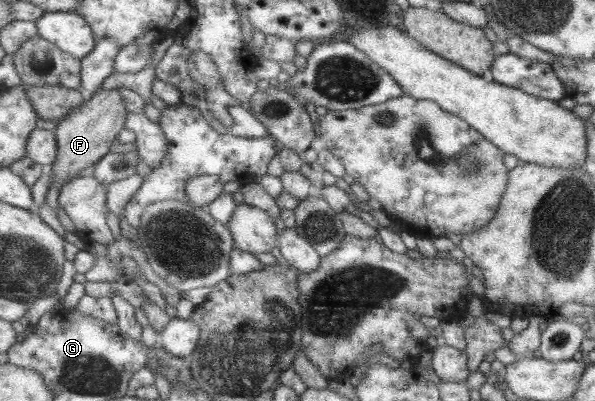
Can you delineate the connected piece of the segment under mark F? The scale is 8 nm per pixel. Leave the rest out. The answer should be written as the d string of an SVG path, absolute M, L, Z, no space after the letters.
M104 89L60 121L55 131L58 140L58 157L51 168L47 169L47 172L51 172L52 182L71 180L80 172L85 176L91 167L110 154L118 135L125 128L128 115L129 110L125 100L122 99L121 91Z

